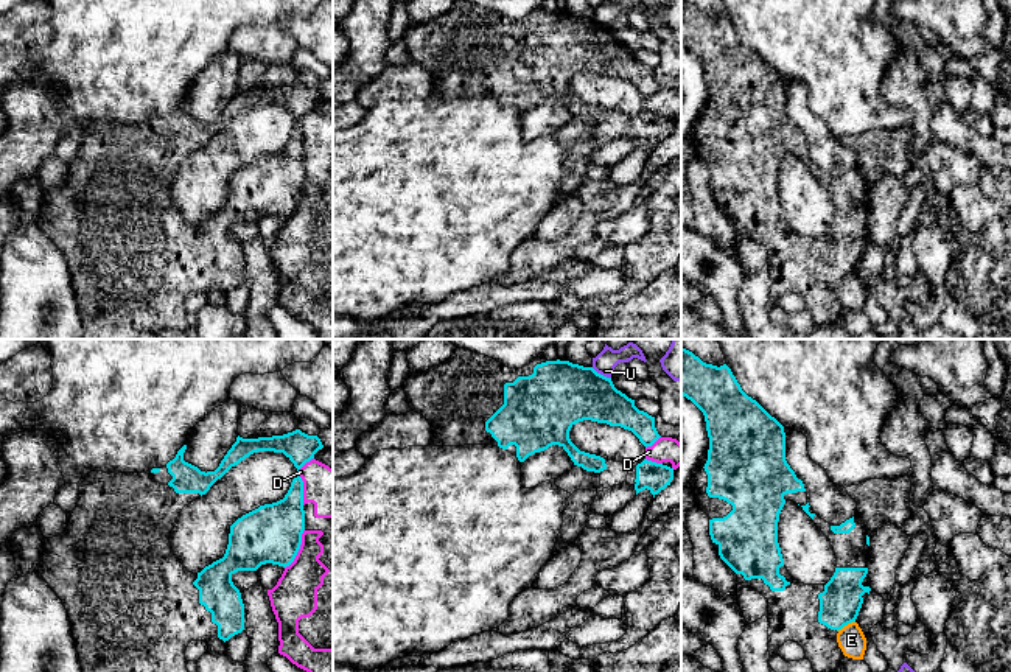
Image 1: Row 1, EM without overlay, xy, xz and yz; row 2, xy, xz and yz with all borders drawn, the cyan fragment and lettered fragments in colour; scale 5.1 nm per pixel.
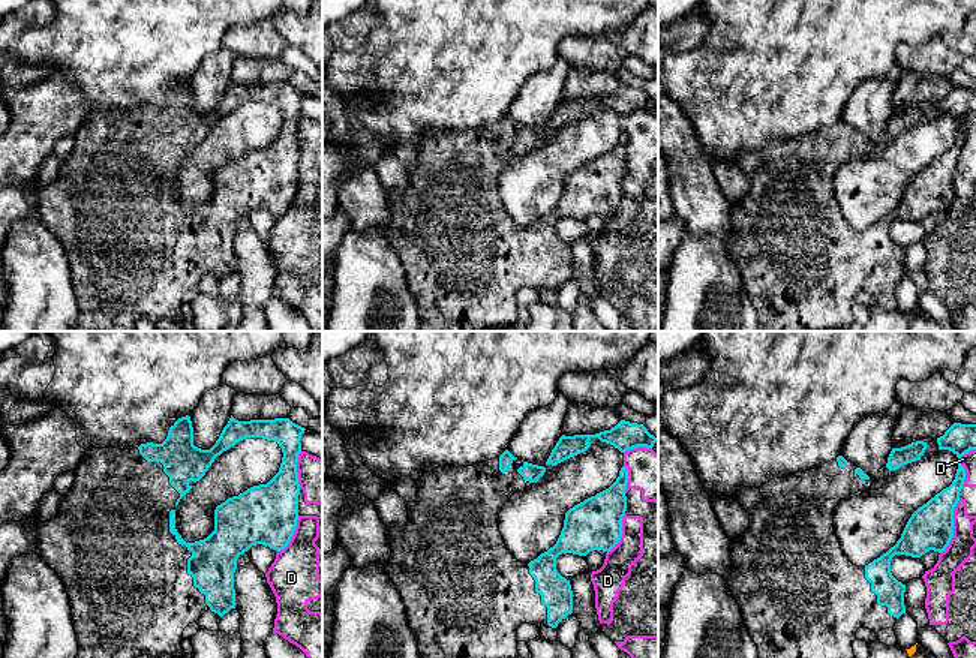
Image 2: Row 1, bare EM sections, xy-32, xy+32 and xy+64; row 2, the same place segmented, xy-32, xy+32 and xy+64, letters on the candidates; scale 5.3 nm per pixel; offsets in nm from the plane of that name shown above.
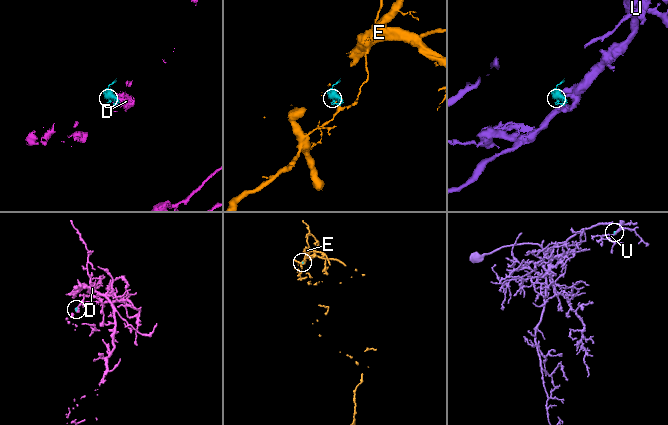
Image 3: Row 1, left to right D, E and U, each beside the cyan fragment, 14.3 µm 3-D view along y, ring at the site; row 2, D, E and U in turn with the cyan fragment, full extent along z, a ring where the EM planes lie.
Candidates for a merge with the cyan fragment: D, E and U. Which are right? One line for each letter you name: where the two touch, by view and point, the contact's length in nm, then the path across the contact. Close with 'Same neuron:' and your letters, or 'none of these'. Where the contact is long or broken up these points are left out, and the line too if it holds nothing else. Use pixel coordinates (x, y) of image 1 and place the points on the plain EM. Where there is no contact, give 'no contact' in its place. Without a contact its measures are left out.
Same neuron: none of these

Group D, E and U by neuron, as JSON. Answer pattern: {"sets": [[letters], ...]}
{"sets": [["D", "U"], ["E"]]}

